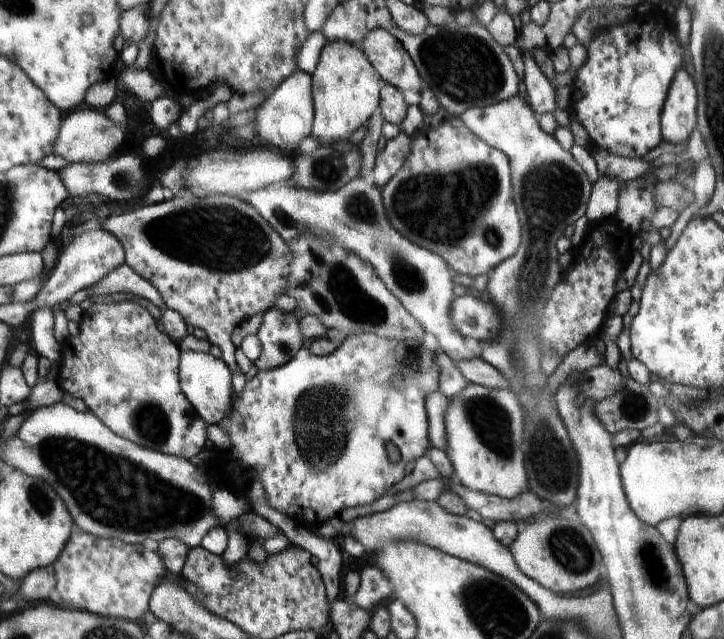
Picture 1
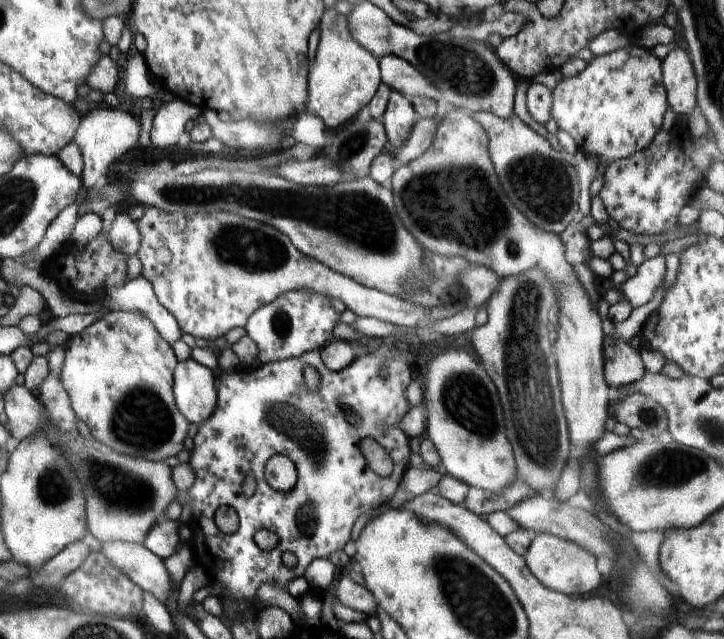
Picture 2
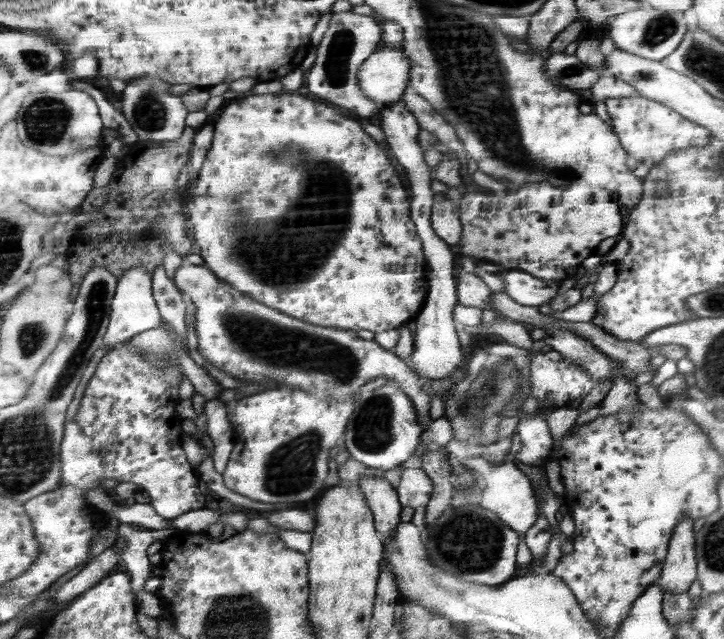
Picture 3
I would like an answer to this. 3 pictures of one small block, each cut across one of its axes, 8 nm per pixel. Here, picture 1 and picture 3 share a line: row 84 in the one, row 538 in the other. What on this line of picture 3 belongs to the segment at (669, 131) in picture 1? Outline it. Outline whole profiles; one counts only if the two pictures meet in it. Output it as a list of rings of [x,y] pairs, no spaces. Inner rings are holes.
[[[686,517],[680,523],[669,542],[665,566],[661,578],[657,581],[664,592],[669,590],[672,594],[687,592],[696,580],[697,554],[694,554],[692,519]]]

